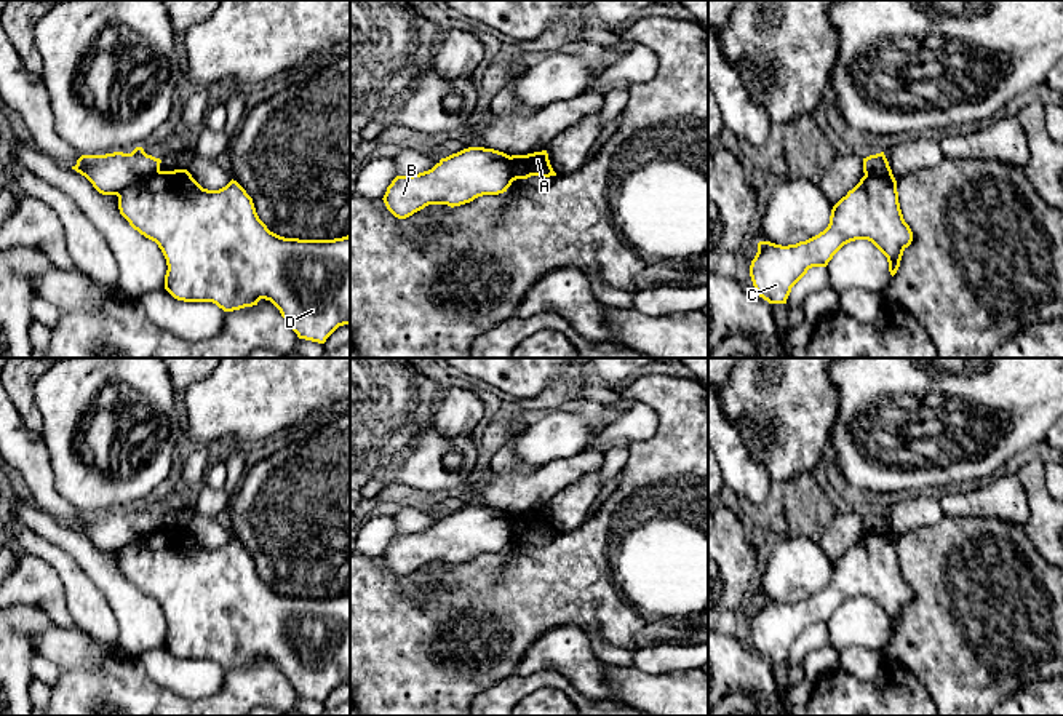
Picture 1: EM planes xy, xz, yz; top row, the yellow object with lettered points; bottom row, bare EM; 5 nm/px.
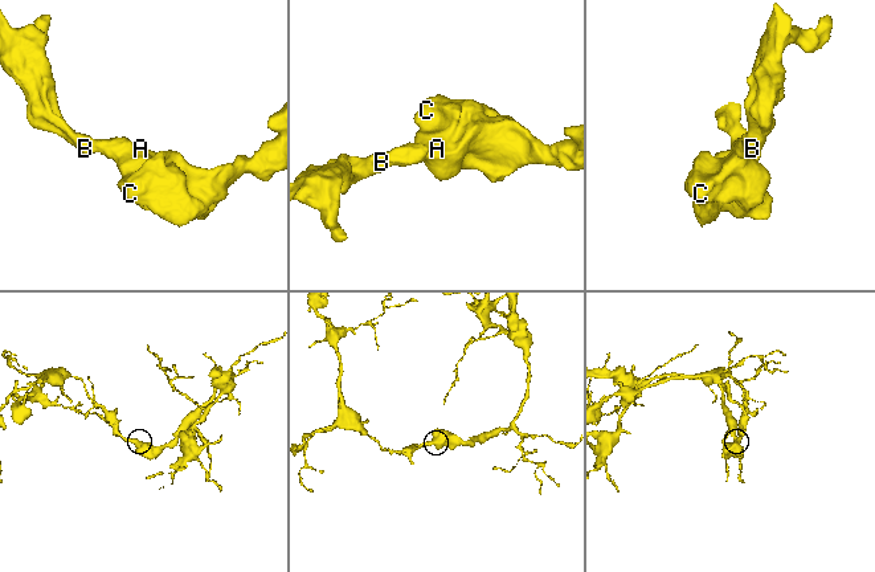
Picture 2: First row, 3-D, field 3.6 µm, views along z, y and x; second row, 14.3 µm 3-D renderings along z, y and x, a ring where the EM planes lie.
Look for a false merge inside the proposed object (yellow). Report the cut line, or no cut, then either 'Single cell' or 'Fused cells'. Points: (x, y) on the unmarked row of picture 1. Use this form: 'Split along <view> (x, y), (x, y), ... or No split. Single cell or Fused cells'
Split along xy (159, 526), (146, 536), (128, 542), (117, 553). Fused cells

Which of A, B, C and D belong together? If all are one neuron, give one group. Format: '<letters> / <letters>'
A C D / B

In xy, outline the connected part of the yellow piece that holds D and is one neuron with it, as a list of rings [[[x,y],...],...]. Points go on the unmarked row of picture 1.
[[[187,527],[157,529],[125,545],[118,553],[120,572],[145,596],[155,599],[166,617],[165,647],[177,658],[213,660],[224,670],[270,658],[299,697],[324,702],[344,682],[350,682],[350,593],[334,598],[285,596],[259,577],[253,556],[230,539],[219,548],[203,547]]]

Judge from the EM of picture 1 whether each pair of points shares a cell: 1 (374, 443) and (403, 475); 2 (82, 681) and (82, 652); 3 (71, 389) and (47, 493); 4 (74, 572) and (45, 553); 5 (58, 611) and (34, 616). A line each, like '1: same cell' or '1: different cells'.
1: different cells
2: different cells
3: different cells
4: same cell
5: different cells

